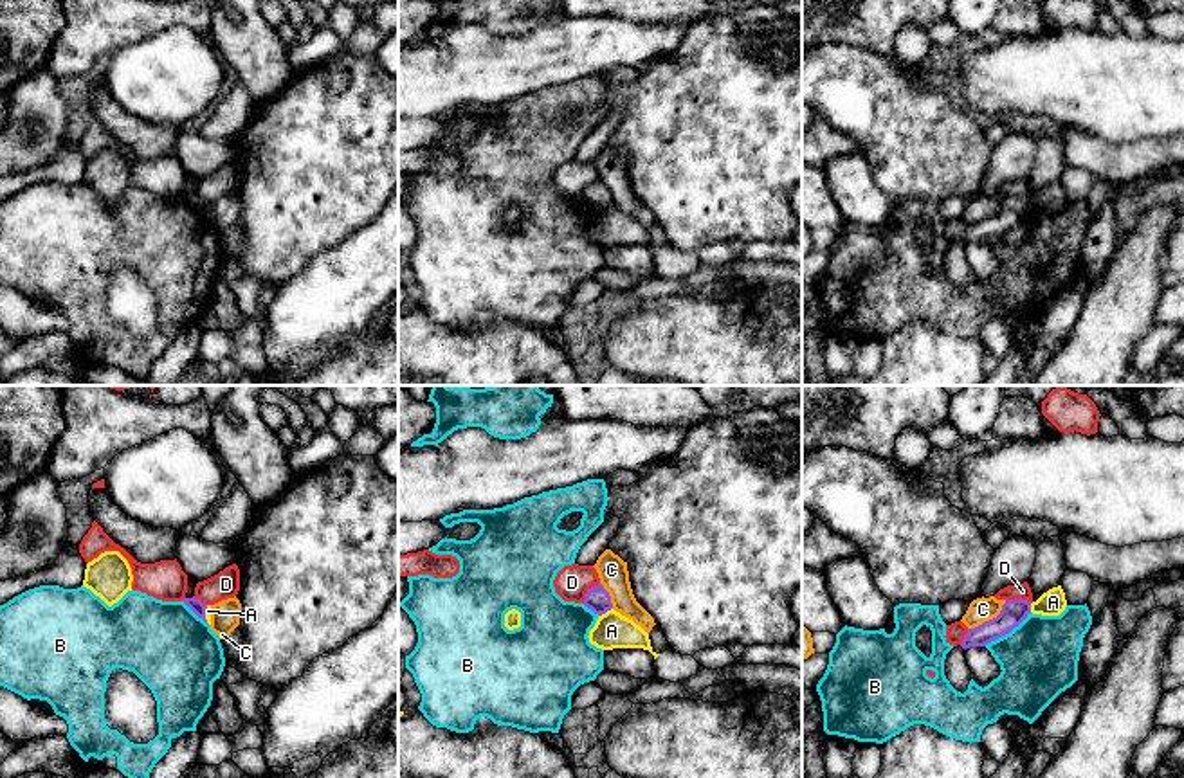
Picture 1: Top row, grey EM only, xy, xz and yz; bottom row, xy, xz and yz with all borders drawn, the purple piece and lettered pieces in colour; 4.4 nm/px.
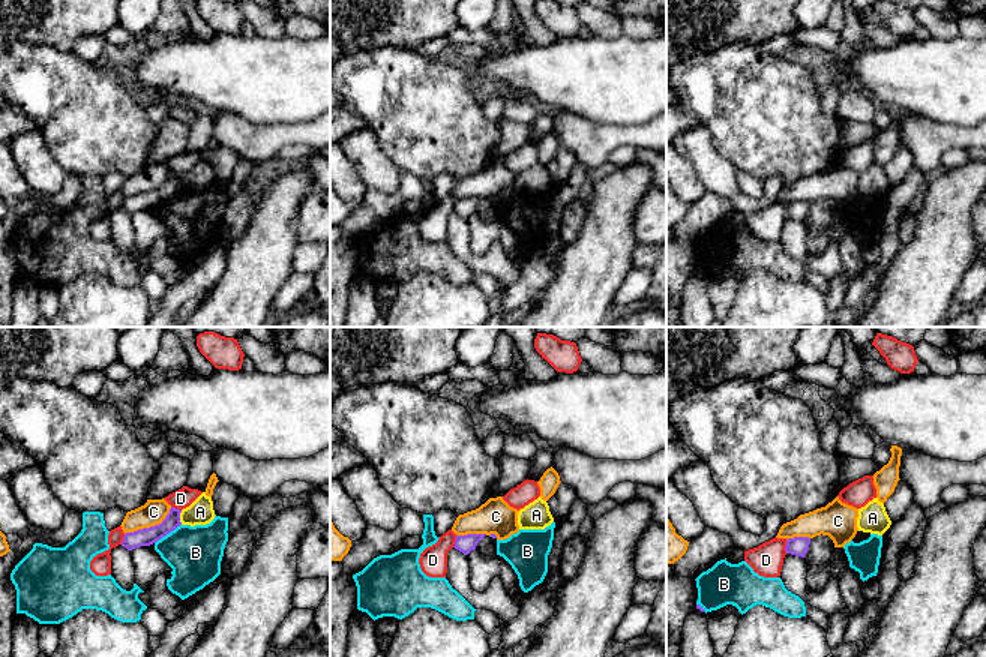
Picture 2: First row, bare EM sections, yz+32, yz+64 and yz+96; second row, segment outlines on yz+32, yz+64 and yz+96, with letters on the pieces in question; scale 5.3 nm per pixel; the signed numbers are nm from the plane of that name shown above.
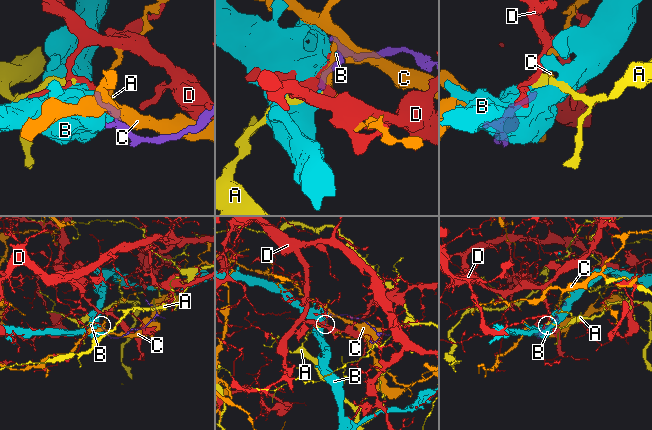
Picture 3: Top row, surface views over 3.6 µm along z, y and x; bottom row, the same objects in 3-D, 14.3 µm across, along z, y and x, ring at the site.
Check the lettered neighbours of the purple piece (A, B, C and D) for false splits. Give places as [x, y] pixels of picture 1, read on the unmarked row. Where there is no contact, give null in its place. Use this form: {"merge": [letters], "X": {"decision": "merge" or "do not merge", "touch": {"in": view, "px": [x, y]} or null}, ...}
{"merge": [], "A": {"decision": "do not merge", "touch": {"in": "xz", "px": [604, 209]}}, "B": {"decision": "do not merge", "touch": {"in": "yz", "px": [1008, 229]}}, "C": {"decision": "do not merge", "touch": {"in": "yz", "px": [990, 217]}}, "D": {"decision": "do not merge", "touch": {"in": "xz", "px": [588, 188]}}}

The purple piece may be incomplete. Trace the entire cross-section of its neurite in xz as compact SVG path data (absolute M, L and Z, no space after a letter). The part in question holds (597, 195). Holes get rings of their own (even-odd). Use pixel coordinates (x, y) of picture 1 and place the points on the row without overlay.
M602 180L587 185L584 202L598 213L613 205L611 193Z

